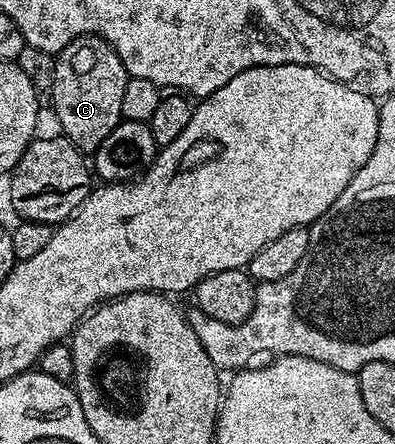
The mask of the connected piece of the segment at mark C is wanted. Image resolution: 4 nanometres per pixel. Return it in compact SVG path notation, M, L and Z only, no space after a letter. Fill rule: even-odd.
M96 36L76 38L56 55L56 59L51 99L57 122L61 125L60 133L78 150L95 151L123 121L123 88L127 88L129 73L123 68L112 46Z

